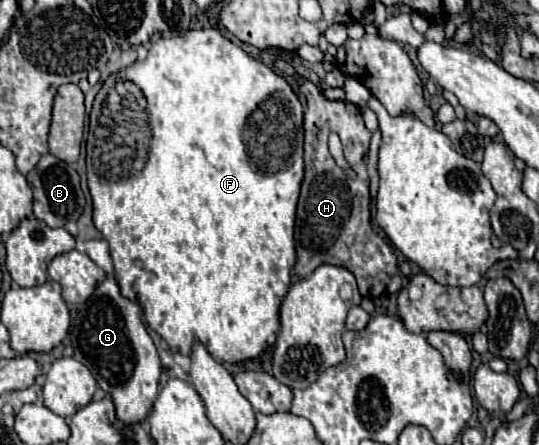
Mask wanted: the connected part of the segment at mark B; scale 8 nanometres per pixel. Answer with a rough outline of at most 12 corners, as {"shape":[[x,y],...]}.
{"shape":[[44,155],[26,175],[34,215],[50,227],[78,221],[78,173]]}

